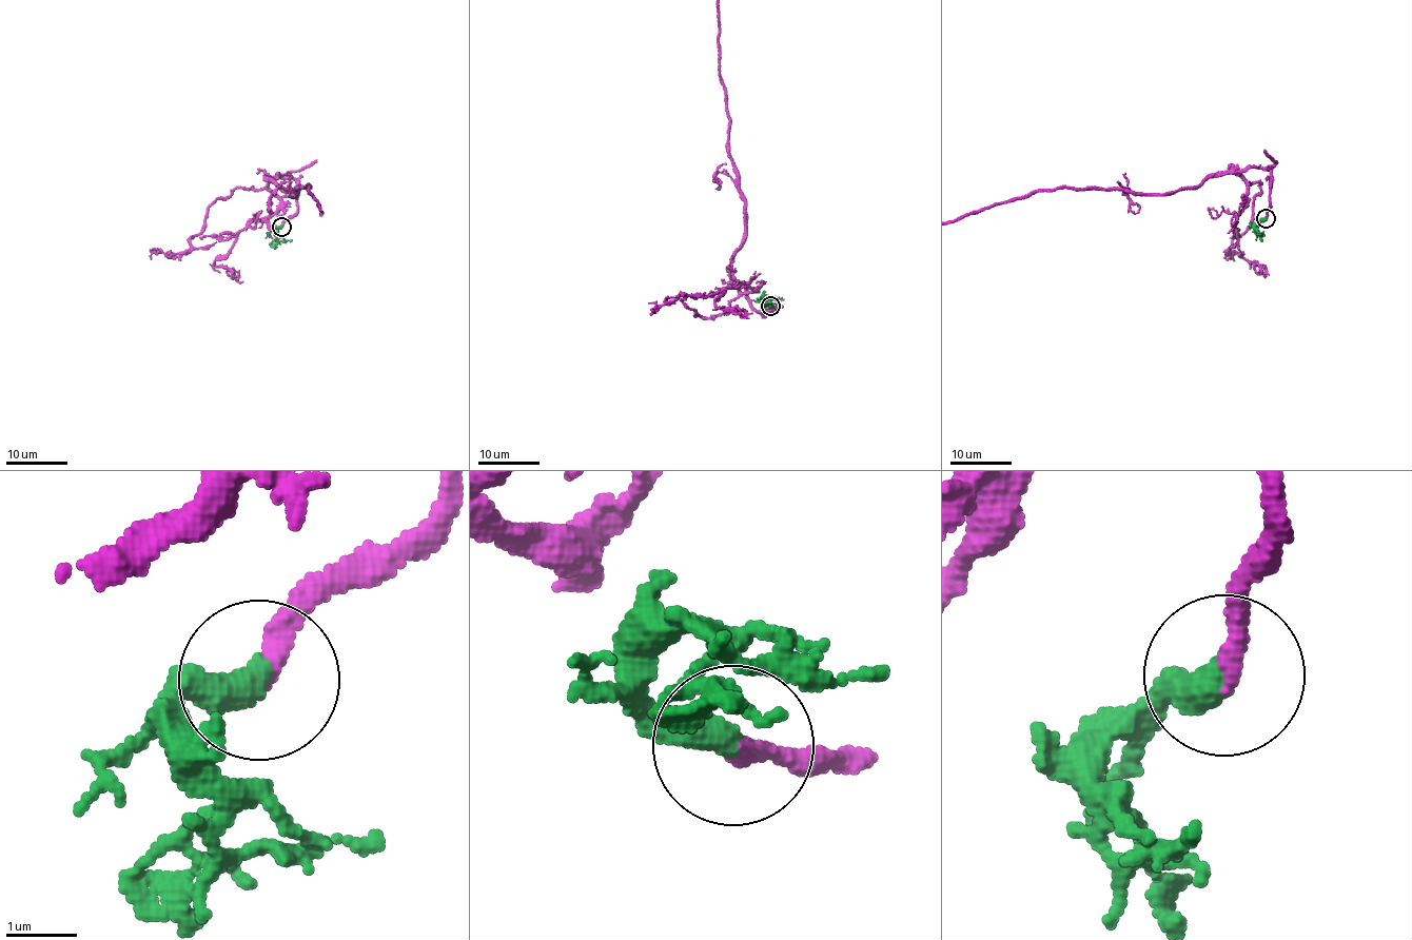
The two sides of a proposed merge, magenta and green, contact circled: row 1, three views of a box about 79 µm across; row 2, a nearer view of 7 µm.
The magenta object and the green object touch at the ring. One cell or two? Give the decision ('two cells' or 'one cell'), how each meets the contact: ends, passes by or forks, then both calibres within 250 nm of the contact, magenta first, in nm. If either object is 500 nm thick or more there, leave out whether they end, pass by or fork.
one cell; magenta ends there; green ends there; 300 nm thick on the magenta side, 460 nm on the other

